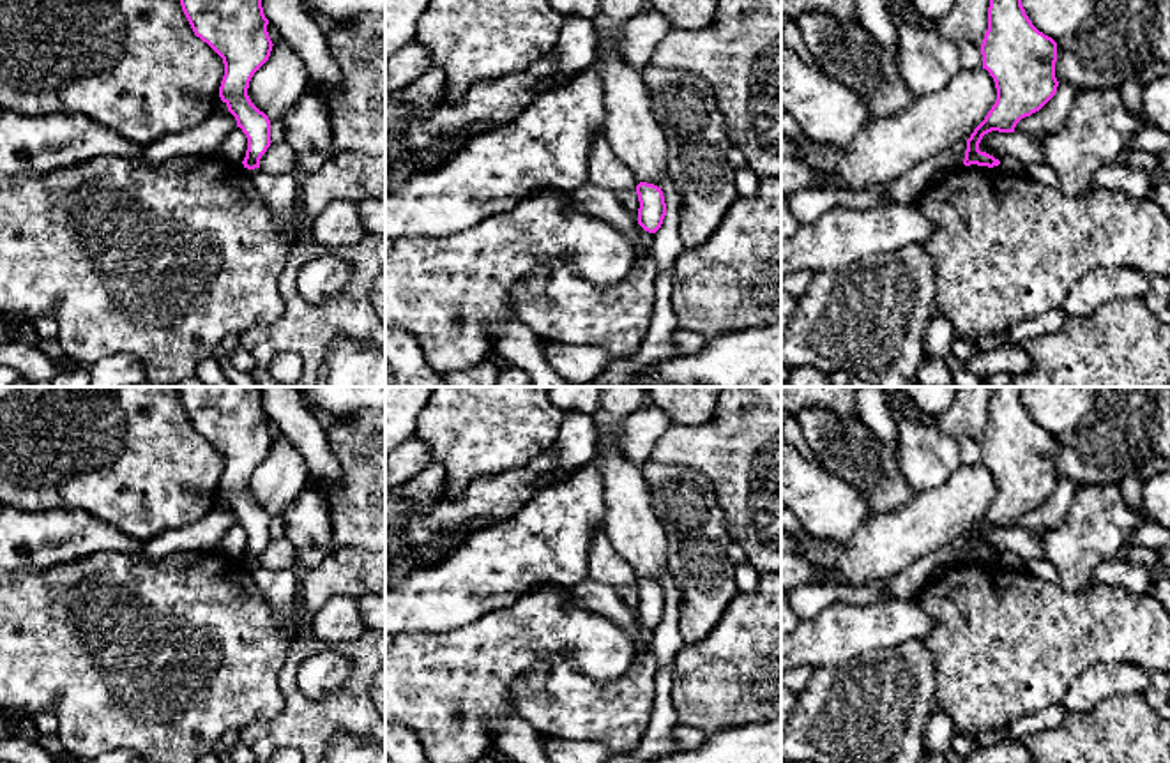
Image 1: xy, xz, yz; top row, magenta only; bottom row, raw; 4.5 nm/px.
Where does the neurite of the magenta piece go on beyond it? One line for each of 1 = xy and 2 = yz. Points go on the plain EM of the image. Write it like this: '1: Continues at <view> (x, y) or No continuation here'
1: No continuation here
2: No continuation here

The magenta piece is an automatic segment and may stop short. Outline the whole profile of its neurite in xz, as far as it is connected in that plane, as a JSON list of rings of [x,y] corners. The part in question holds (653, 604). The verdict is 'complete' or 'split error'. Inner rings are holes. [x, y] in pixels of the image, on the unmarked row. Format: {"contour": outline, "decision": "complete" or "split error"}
{"contour": [[[647,578],[636,581],[636,590],[640,597],[638,620],[649,627],[656,629],[666,611],[666,599],[661,583]]], "decision": "complete"}

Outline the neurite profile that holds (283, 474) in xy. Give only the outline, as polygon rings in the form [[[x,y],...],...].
[[[281,434],[272,442],[269,456],[253,470],[247,491],[270,517],[281,517],[283,510],[309,482],[302,454],[295,443]]]

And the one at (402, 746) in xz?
[[[385,722],[385,763],[431,763],[410,728]]]

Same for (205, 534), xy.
[[[217,505],[189,526],[156,535],[145,544],[145,549],[136,555],[148,562],[161,562],[179,551],[214,551],[235,523],[235,512]]]

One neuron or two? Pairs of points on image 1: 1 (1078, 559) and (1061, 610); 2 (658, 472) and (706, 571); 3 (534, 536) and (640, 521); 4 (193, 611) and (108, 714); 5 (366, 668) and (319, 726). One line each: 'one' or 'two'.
1: two
2: one
3: two
4: one
5: one

